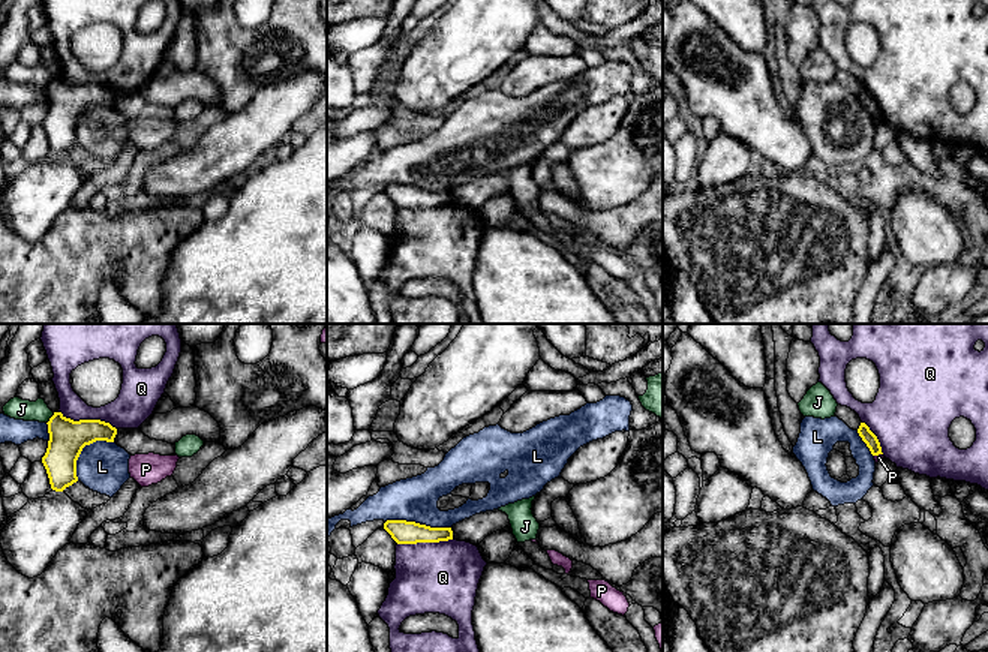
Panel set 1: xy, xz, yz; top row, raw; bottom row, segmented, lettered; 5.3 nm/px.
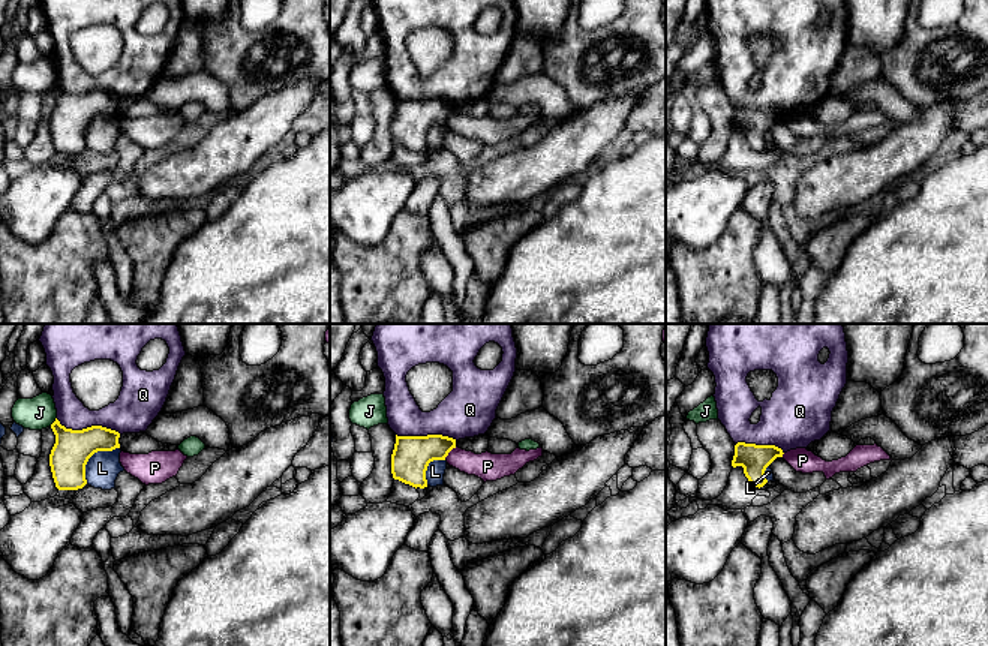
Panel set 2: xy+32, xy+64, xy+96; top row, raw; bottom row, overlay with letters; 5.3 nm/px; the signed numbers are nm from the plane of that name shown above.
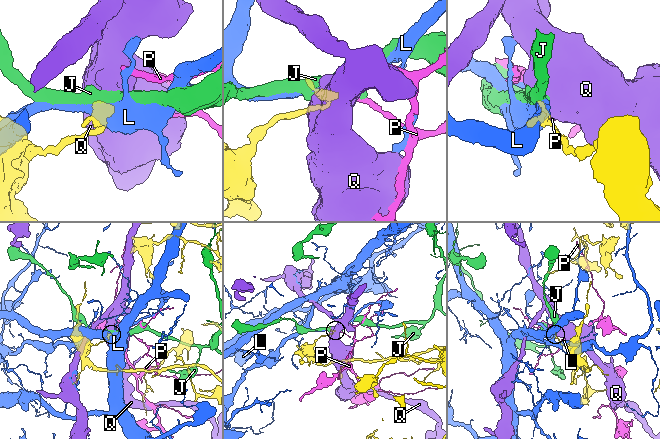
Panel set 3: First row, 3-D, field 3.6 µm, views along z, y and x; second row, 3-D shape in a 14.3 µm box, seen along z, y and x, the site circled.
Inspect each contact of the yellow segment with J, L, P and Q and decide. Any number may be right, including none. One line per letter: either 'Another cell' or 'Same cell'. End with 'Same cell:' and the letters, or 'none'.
J: Another cell
L: Another cell
P: Another cell
Q: Another cell
Same cell: none

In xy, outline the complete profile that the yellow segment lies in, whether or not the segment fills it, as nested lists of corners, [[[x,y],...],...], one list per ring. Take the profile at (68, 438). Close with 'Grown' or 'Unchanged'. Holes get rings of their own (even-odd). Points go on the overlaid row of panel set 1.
[[[54,412],[48,424],[48,448],[42,457],[51,489],[63,492],[78,481],[76,460],[85,445],[96,441],[114,442],[117,429],[100,420],[66,418],[61,412]]]. Unchanged

